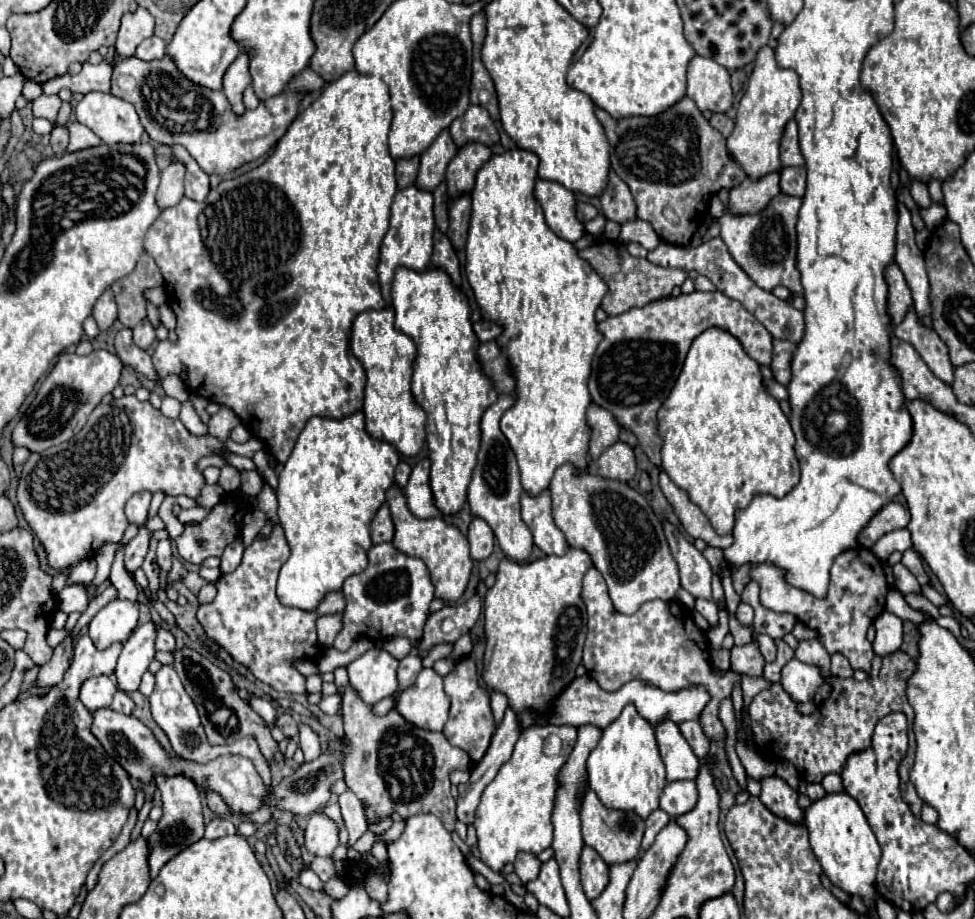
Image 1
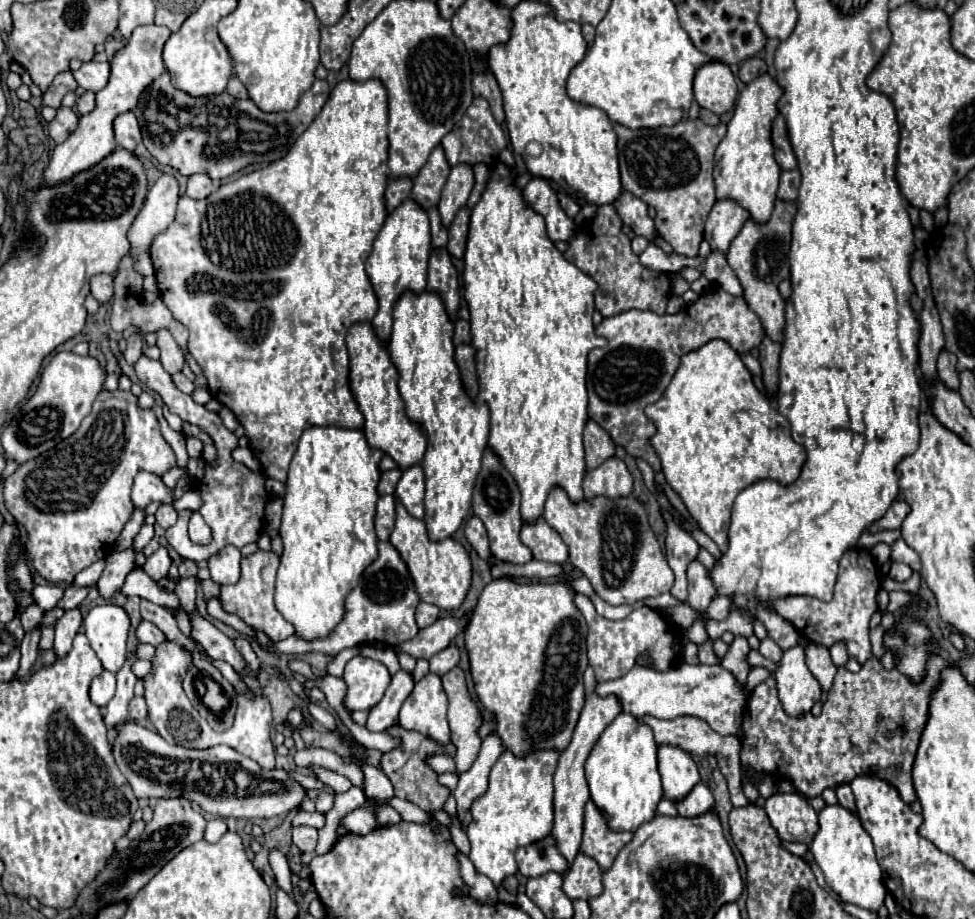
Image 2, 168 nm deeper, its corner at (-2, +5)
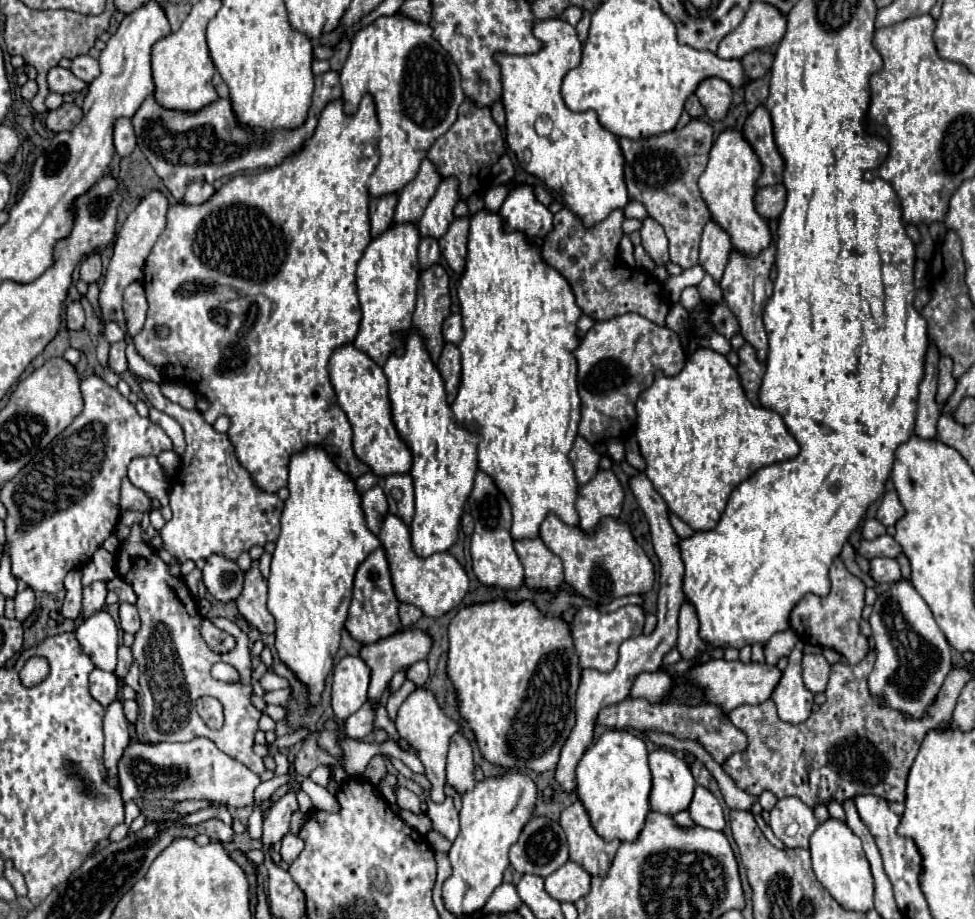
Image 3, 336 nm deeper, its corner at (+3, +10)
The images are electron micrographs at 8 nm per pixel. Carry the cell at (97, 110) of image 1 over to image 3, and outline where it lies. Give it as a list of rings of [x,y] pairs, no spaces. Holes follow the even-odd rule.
[[[122,117],[114,125],[114,149],[120,157],[126,157],[134,151],[134,147],[136,147],[136,135],[132,129],[132,121]]]

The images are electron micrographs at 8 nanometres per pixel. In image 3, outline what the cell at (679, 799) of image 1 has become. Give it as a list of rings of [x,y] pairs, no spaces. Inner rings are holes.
[[[700,785],[696,787],[694,799],[692,799],[688,811],[690,811],[690,817],[696,821],[696,825],[700,825],[700,827],[722,831],[726,825],[718,799],[706,787],[700,787]]]

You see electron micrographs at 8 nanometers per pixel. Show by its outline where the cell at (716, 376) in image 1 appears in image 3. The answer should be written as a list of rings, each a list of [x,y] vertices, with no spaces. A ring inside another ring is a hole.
[[[704,347],[688,357],[684,369],[676,377],[666,379],[662,373],[658,373],[656,381],[644,393],[640,393],[636,413],[636,437],[640,453],[646,461],[644,473],[652,481],[654,489],[662,495],[668,509],[694,531],[710,531],[716,527],[730,493],[742,481],[762,467],[794,459],[800,451],[782,417],[773,410],[754,407],[740,385],[736,369],[724,355]]]

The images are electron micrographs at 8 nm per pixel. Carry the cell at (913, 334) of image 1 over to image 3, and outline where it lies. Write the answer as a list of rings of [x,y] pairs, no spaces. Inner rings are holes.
[[[940,357],[938,363],[938,393],[936,393],[936,403],[942,405],[954,391],[956,387],[956,379],[952,377],[952,359],[950,357]]]

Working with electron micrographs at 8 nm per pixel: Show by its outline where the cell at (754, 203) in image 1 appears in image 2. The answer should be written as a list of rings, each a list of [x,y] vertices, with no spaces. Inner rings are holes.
[[[731,198],[717,200],[705,224],[705,240],[711,244],[713,250],[727,252],[731,240],[739,234],[747,218],[749,212],[741,204],[733,202]]]

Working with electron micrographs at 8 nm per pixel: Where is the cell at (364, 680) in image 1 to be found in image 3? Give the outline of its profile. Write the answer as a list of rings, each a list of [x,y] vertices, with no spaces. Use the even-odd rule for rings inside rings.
[[[344,657],[334,667],[332,711],[338,719],[350,717],[368,699],[370,669],[360,657]]]

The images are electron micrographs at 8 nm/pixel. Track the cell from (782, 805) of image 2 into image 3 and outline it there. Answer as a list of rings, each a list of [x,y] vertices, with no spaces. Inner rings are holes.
[[[784,797],[778,799],[776,807],[770,811],[770,827],[786,847],[806,849],[810,835],[818,827],[818,819],[814,817],[814,811],[808,805],[804,805],[798,797]],[[792,821],[796,821],[800,829],[796,835],[786,835],[786,827]]]

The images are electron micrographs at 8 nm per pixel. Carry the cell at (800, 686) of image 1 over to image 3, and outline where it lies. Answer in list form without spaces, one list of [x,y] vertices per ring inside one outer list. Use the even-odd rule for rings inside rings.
[[[798,641],[788,657],[788,667],[784,669],[784,675],[772,693],[778,717],[790,725],[804,723],[814,705],[814,695],[802,683],[802,647],[804,643]]]

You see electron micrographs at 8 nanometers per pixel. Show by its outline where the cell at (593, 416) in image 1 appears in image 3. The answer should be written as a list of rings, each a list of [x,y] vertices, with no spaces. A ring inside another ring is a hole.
[[[576,437],[574,447],[568,457],[572,461],[578,485],[586,485],[598,473],[600,455],[592,449],[592,445],[588,441],[584,441],[584,437]]]

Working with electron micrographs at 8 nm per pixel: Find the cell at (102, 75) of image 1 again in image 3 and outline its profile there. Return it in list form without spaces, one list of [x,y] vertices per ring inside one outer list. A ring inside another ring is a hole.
[[[80,55],[80,57],[72,59],[70,71],[72,71],[76,77],[80,77],[82,81],[92,83],[92,81],[100,75],[100,65],[98,65],[98,61],[96,61],[94,57],[90,57],[90,55]]]

